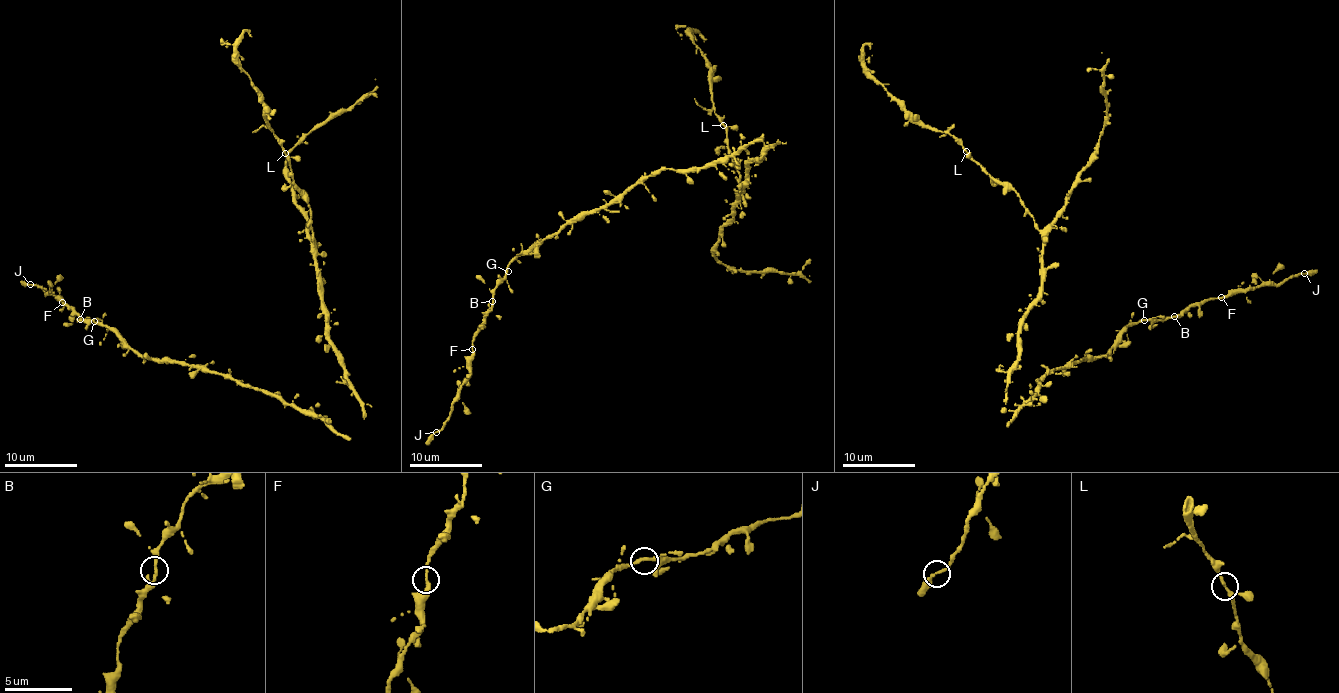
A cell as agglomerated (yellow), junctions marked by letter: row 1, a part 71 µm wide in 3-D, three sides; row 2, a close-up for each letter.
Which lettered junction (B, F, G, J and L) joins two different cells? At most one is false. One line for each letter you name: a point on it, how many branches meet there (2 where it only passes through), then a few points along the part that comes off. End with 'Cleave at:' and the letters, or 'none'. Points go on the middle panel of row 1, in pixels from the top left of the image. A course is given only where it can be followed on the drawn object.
Cleave at: none

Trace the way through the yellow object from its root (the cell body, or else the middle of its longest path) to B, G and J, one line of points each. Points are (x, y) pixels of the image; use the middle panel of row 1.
B: (750, 143), (704, 167), (653, 171), (598, 209), (570, 219), (554, 234), (516, 256), (495, 288), (492, 301)
G: (750, 143), (704, 167), (653, 171), (598, 209), (582, 211), (554, 234), (535, 242), (516, 256), (508, 271)
J: (750, 143), (704, 167), (653, 171), (516, 256), (473, 338), (470, 375), (436, 432)

